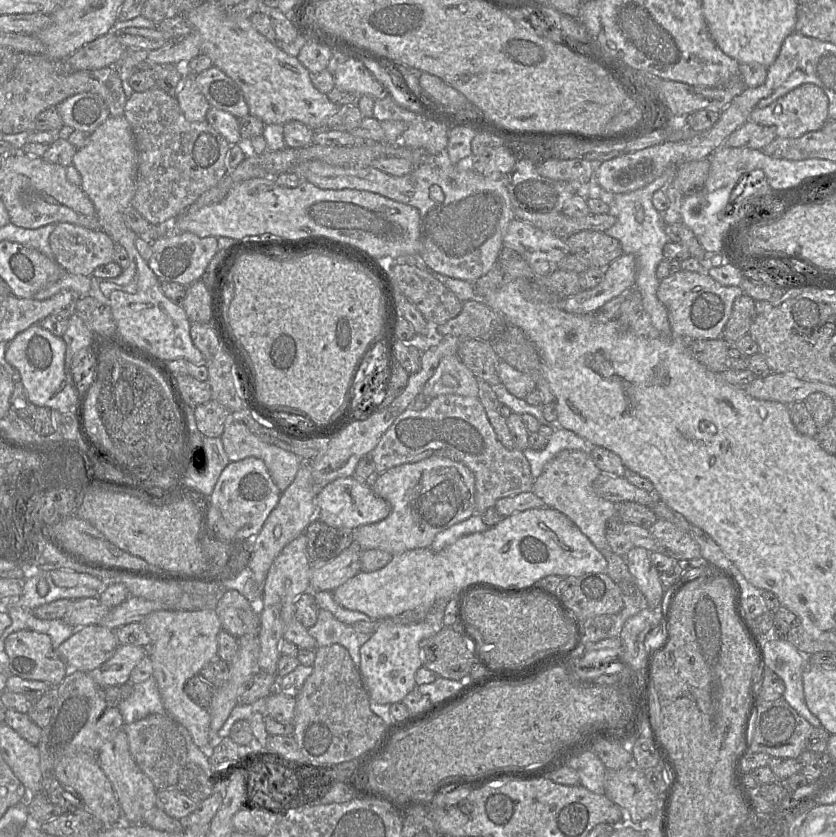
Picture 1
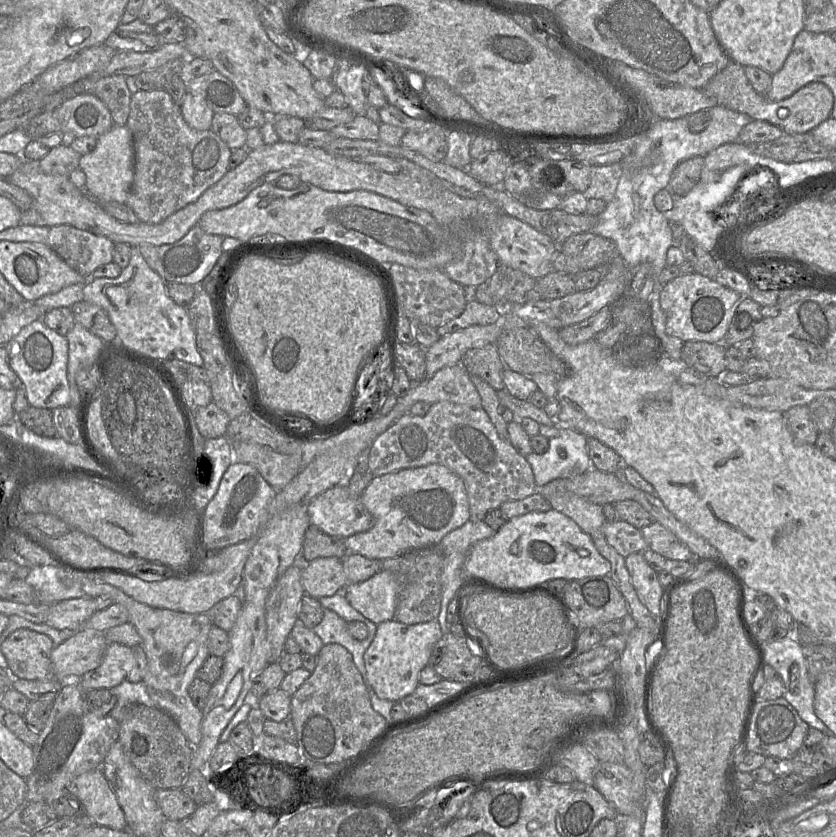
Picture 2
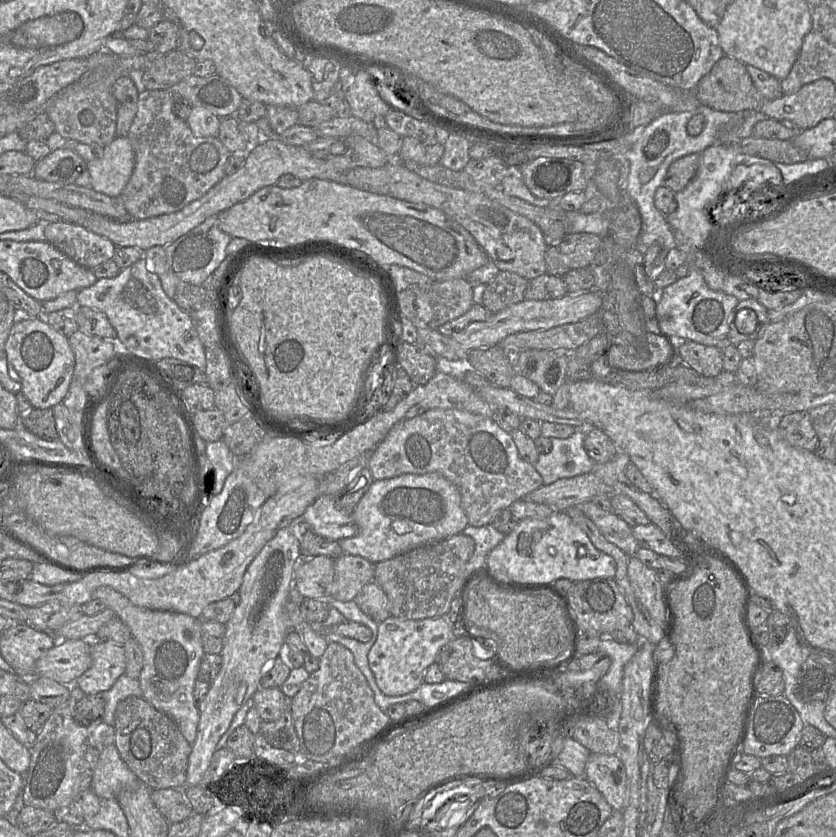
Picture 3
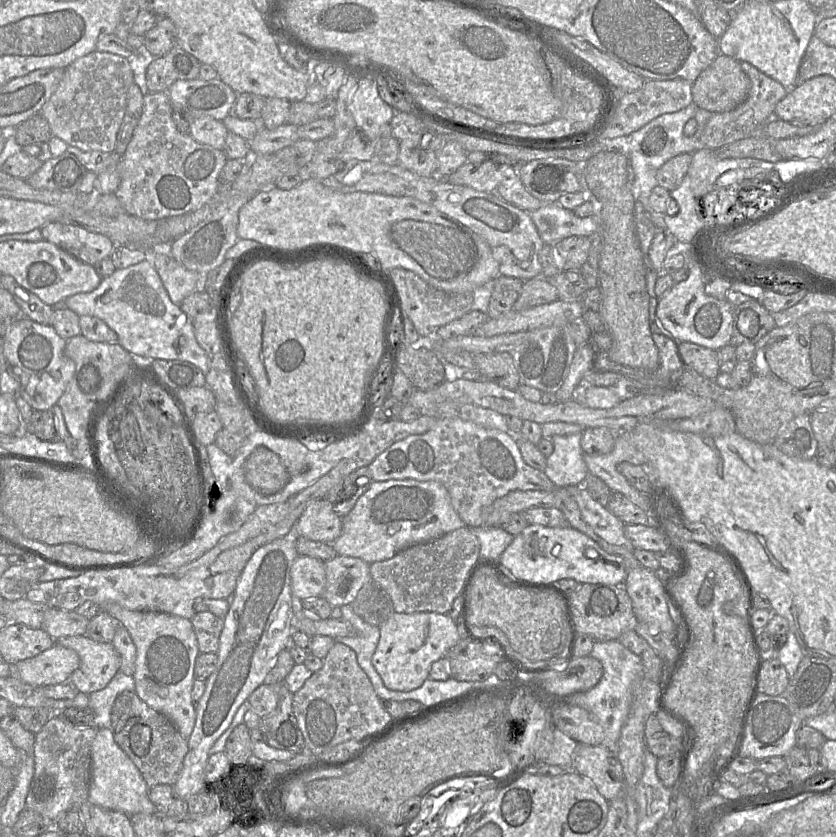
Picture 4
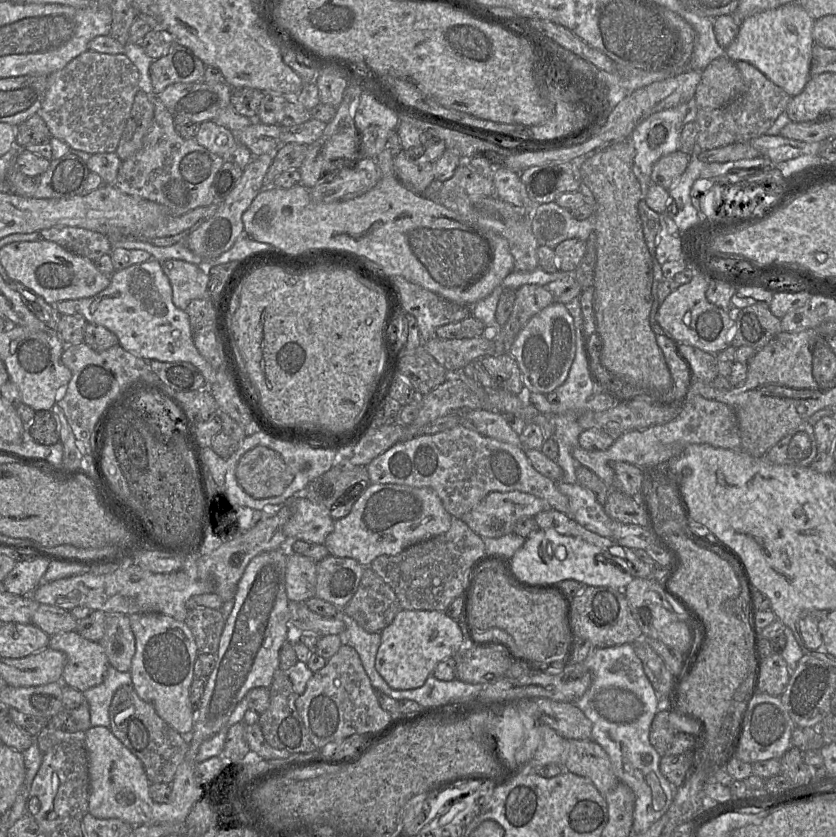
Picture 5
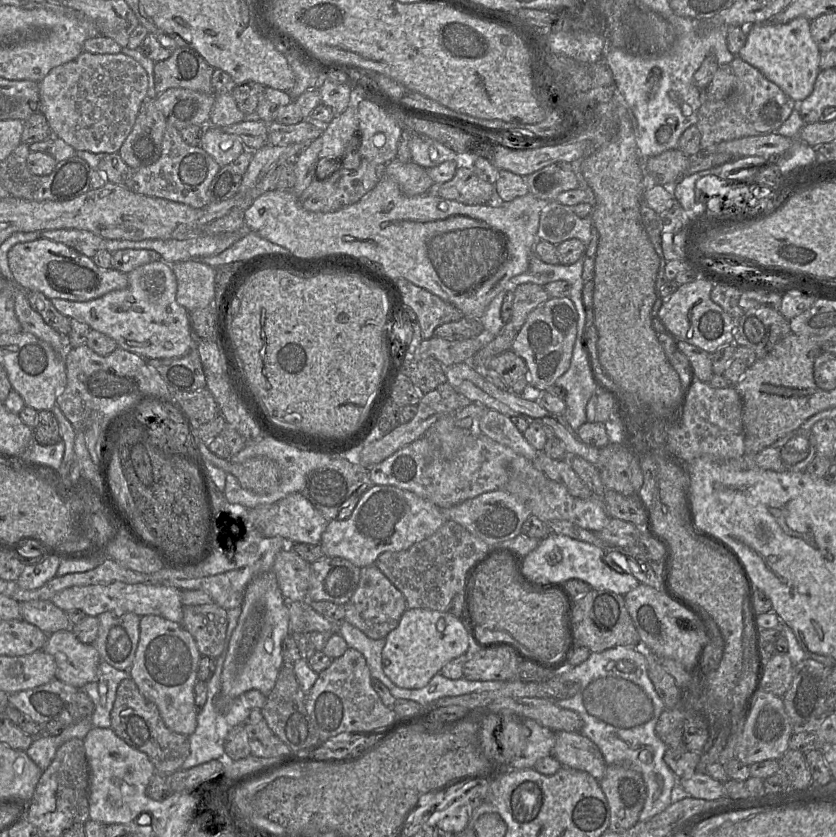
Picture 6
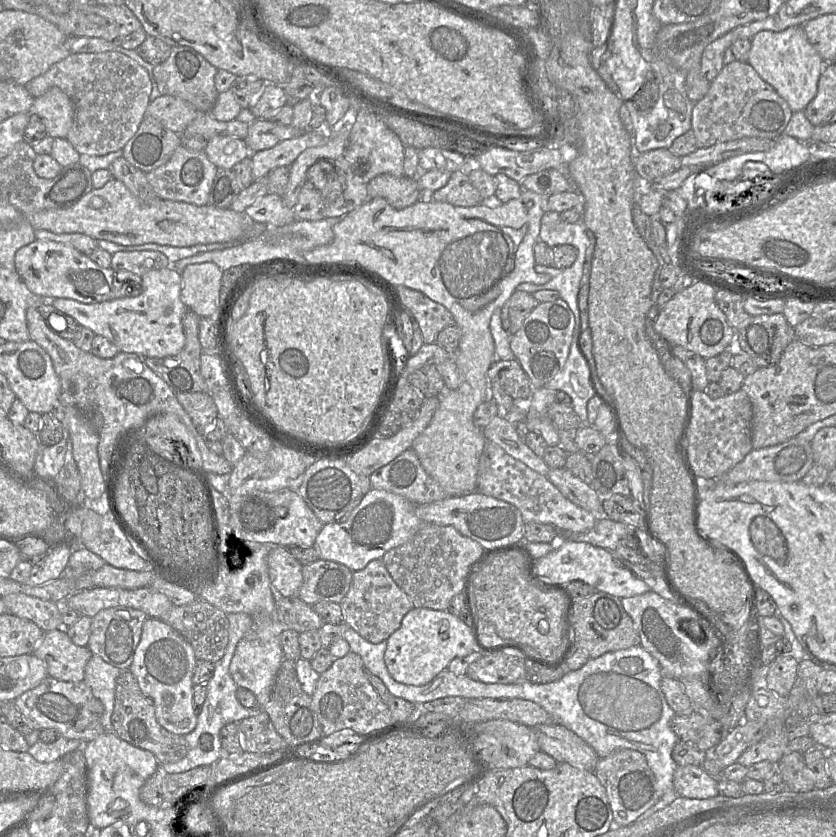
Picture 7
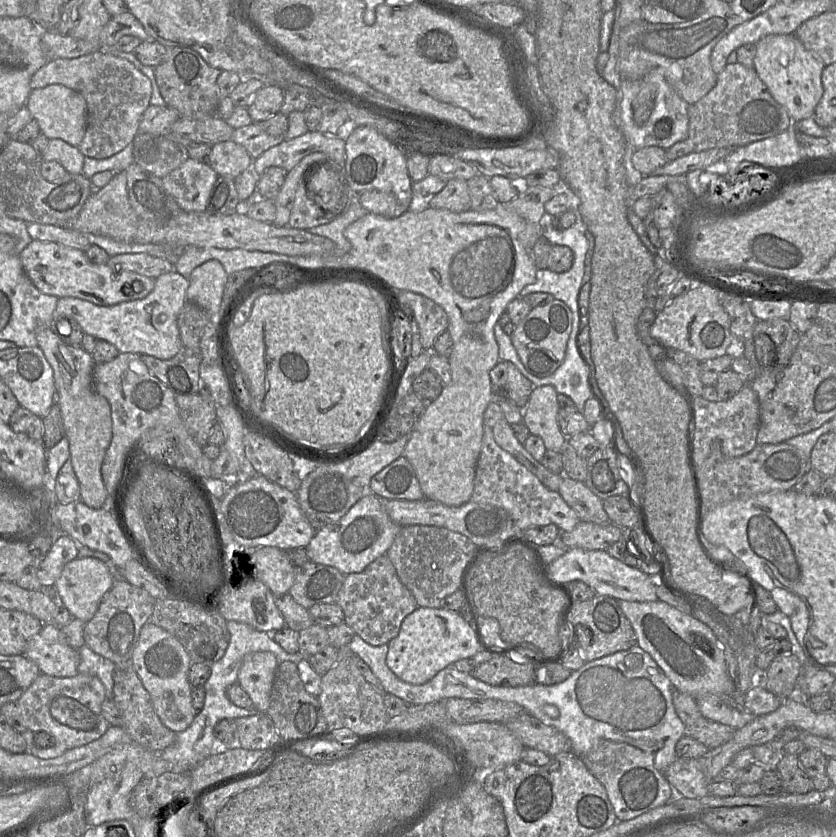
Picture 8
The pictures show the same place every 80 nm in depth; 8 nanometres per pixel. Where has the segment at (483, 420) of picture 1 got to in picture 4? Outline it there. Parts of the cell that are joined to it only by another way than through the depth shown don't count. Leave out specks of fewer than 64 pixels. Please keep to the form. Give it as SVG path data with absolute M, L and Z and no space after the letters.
M460 418L438 419L435 426L426 433L411 435L394 443L369 465L369 470L374 481L414 479L440 482L447 489L453 508L467 527L481 526L484 508L510 491L553 491L557 488L543 471L524 462L517 438L510 432L484 428Z

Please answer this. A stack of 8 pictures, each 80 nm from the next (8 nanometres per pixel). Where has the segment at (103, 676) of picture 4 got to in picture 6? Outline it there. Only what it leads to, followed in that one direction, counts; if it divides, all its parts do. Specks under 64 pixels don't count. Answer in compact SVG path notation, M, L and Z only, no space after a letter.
M70 629L48 634L42 650L55 659L55 678L77 689L97 679L101 661L92 644L80 642Z

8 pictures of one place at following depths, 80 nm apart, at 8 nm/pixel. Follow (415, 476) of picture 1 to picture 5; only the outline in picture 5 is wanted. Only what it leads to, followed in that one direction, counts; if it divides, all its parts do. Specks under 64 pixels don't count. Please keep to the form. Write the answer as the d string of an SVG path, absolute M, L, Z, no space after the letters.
M370 484L355 502L351 512L334 522L334 530L324 545L331 556L352 558L363 567L381 555L398 555L408 547L447 532L453 516L431 488L398 484Z

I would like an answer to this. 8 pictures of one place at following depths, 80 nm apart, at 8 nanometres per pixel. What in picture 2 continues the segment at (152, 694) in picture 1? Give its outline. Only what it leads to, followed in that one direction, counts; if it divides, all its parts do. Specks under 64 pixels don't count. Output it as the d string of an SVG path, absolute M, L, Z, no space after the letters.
M125 679L119 685L110 688L116 696L116 704L109 715L117 722L122 722L125 716L125 708L132 704L142 704L148 707L156 707L149 697L146 685L143 681L132 683Z

